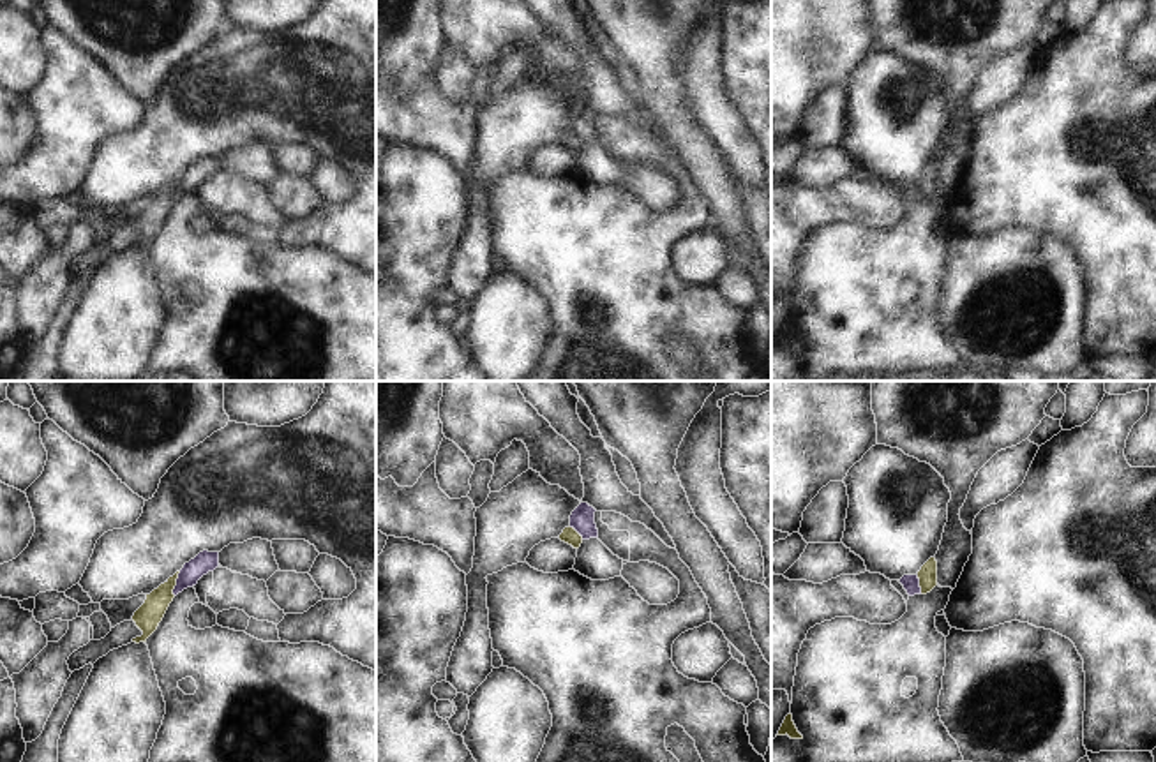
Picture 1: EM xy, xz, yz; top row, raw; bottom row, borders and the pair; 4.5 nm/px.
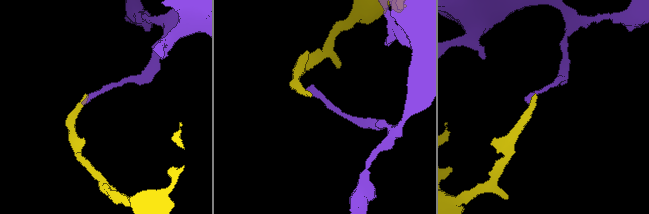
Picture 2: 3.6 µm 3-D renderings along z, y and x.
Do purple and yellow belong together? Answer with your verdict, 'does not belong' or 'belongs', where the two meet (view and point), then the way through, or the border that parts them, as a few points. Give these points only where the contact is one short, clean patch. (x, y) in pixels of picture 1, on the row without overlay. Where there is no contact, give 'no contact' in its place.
does not belong; meets purple in xy at (177, 189); border along xy (180, 177), (173, 200)

